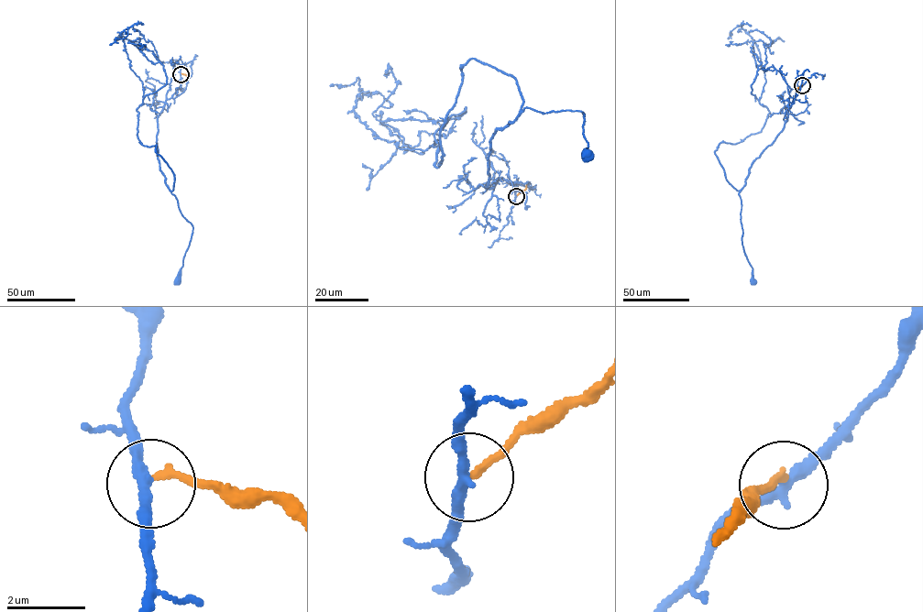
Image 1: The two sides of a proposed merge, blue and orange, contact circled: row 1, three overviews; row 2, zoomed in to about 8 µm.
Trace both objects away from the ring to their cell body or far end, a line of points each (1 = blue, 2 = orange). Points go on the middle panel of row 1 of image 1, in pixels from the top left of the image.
1: (516, 196), (517, 186), (501, 178), (486, 186), (488, 159), (497, 130), (526, 107), (582, 112), (587, 154)
2: (516, 196), (525, 189), (526, 184)

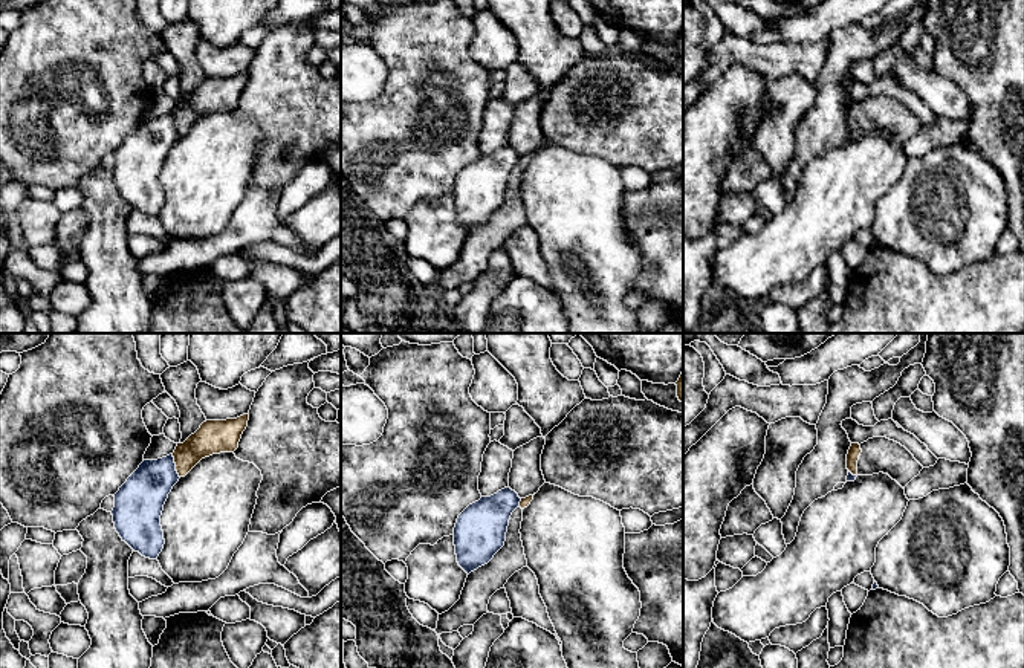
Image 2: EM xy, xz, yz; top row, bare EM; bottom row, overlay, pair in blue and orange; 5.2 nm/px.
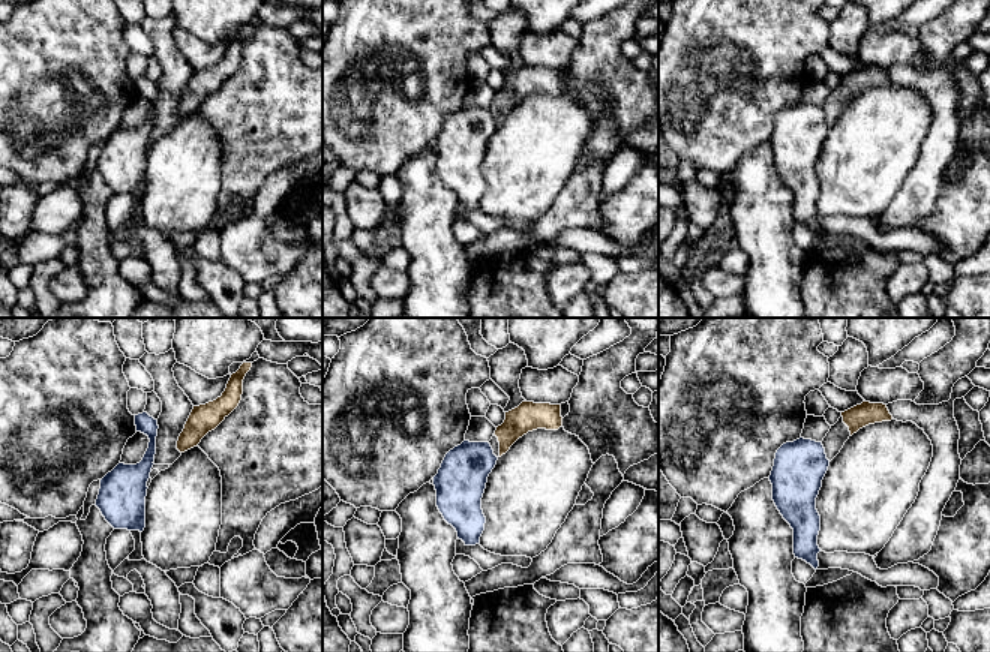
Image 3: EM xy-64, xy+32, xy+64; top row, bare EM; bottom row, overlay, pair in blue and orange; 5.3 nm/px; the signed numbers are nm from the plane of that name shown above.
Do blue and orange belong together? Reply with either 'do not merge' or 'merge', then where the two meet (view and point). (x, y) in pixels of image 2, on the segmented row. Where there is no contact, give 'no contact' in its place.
do not merge; contact xy (174, 466)

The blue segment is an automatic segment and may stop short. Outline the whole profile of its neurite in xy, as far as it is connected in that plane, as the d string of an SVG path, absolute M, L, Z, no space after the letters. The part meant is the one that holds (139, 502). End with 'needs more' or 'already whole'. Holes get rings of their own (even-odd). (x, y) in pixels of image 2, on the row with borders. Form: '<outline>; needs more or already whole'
M173 454L144 460L115 497L115 529L134 552L157 559L164 549L160 515L173 486L179 482Z; already whole

